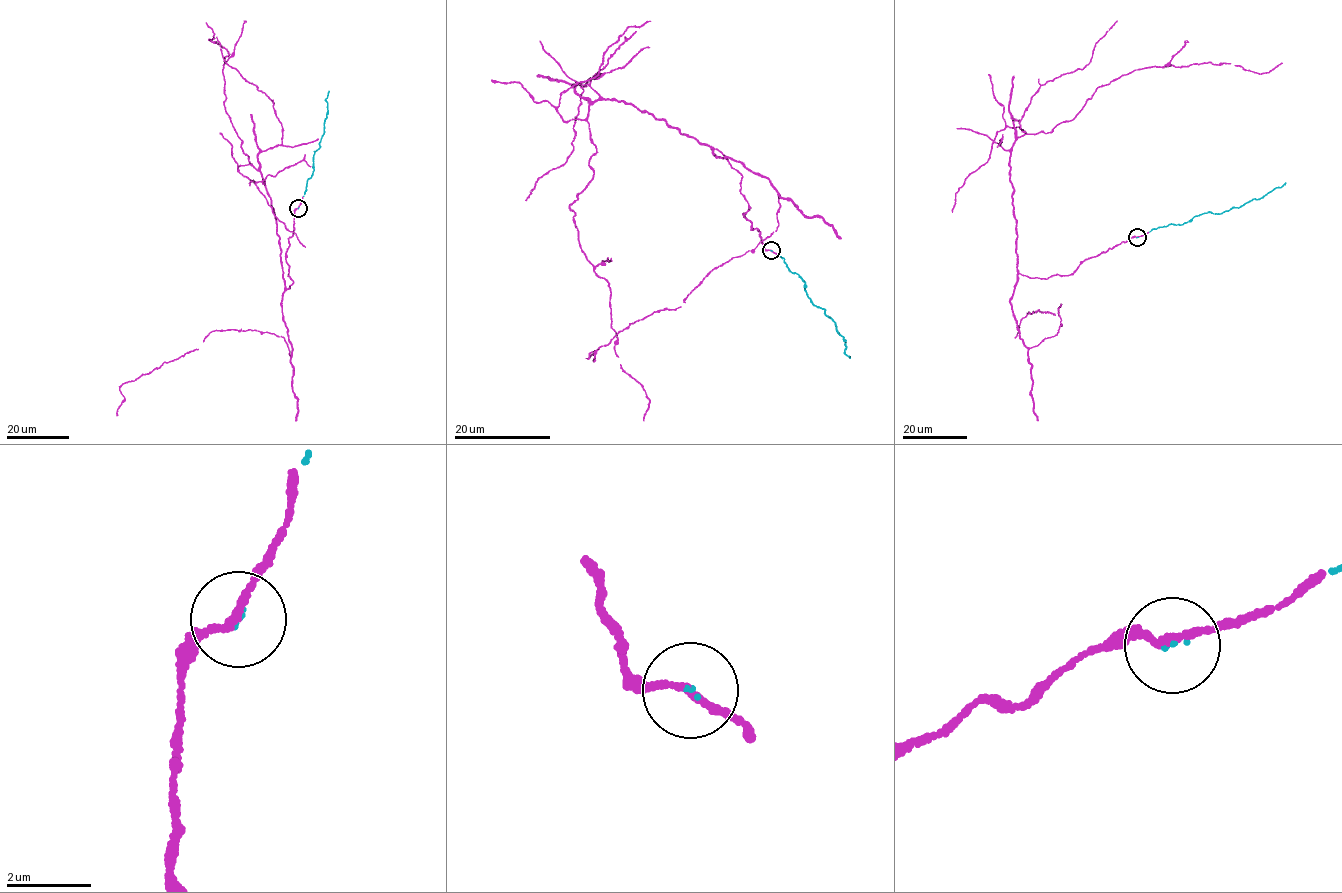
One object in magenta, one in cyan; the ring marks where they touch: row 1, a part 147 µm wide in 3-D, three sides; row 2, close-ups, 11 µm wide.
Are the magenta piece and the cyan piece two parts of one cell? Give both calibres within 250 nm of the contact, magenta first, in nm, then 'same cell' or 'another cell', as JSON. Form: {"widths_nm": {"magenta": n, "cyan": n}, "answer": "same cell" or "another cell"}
{"widths_nm": {"magenta": 160, "cyan": 60}, "answer": "same cell"}

